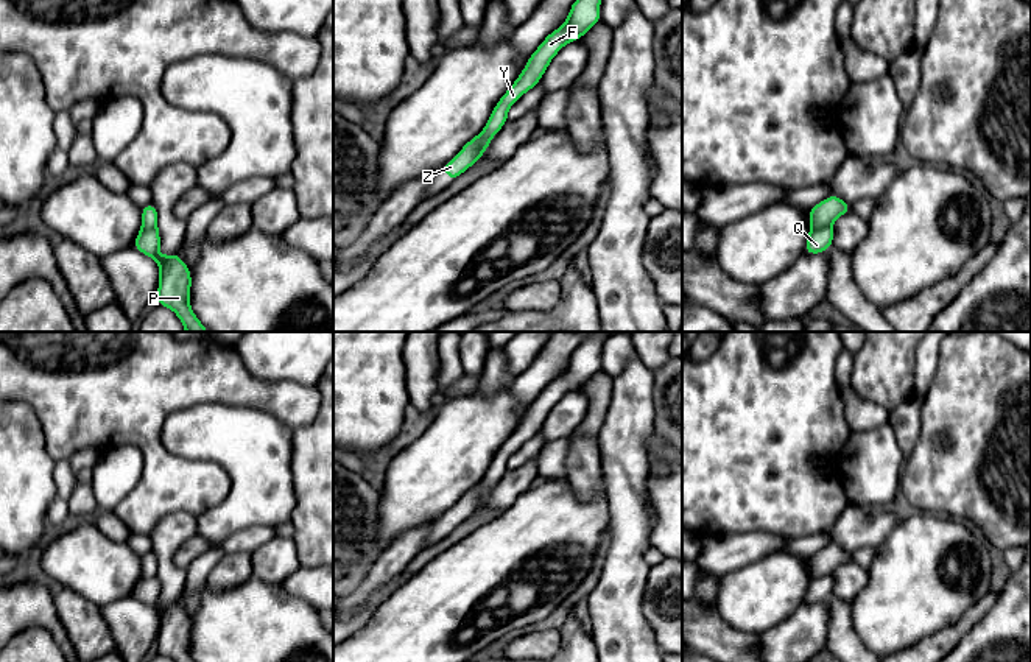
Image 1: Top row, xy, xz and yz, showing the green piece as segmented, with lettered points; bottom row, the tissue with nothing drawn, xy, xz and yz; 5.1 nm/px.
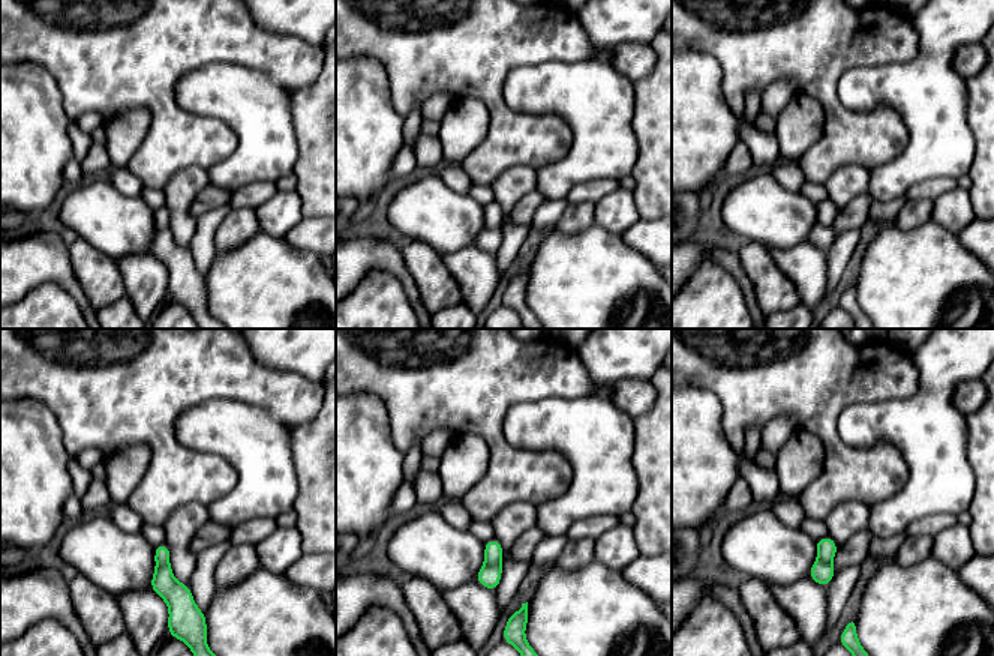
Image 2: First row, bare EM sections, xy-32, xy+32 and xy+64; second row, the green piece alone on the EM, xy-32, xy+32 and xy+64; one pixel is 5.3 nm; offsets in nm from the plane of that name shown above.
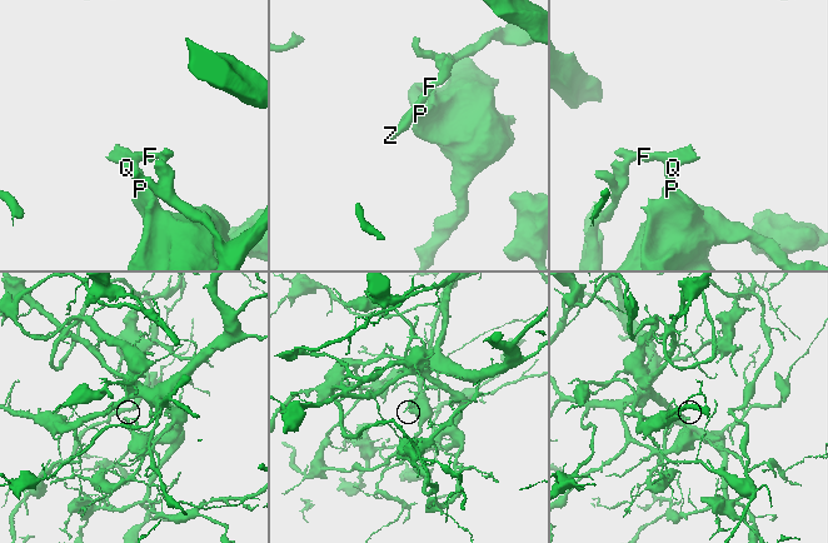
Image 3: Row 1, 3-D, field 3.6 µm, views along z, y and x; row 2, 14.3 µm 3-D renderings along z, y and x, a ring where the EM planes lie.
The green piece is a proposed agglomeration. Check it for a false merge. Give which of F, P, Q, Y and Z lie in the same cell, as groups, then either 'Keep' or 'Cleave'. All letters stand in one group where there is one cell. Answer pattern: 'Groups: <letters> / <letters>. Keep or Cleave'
Groups: F Y / P Q Z. Cleave

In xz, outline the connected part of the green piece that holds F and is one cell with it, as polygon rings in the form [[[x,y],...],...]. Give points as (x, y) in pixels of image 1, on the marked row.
[[[575,0],[562,26],[551,31],[536,51],[528,58],[528,62],[512,86],[494,106],[483,131],[487,137],[497,134],[508,121],[508,111],[528,90],[539,84],[551,59],[568,42],[581,40],[581,37],[601,20],[601,0]]]

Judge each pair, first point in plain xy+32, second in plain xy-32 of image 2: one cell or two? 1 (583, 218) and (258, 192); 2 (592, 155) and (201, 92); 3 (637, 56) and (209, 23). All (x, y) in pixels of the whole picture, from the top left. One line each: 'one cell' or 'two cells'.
1: two cells
2: one cell
3: one cell

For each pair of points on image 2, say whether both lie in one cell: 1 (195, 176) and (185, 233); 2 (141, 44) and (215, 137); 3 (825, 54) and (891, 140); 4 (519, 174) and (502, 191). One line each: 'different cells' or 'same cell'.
1: same cell
2: same cell
3: same cell
4: same cell

